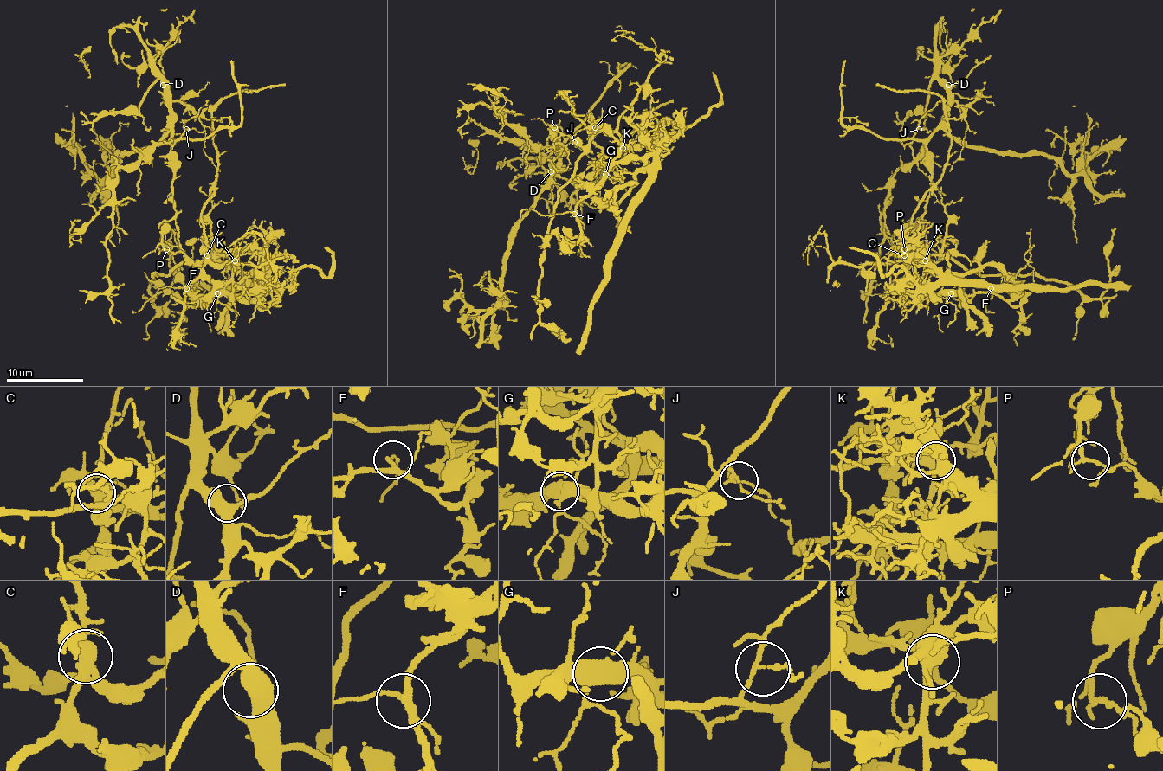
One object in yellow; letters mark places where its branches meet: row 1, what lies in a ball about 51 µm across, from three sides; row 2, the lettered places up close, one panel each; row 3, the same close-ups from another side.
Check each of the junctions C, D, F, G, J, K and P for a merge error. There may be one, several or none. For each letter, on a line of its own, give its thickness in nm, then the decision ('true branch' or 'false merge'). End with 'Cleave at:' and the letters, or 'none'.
C: calibre 440 nm; false merge
D: calibre 480 nm; true branch
F: calibre 220 nm; true branch
G: calibre 480 nm; false merge
J: calibre 140 nm; true branch
K: calibre 480 nm; true branch
P: calibre 150 nm; false merge
Cleave at: C, G, P

